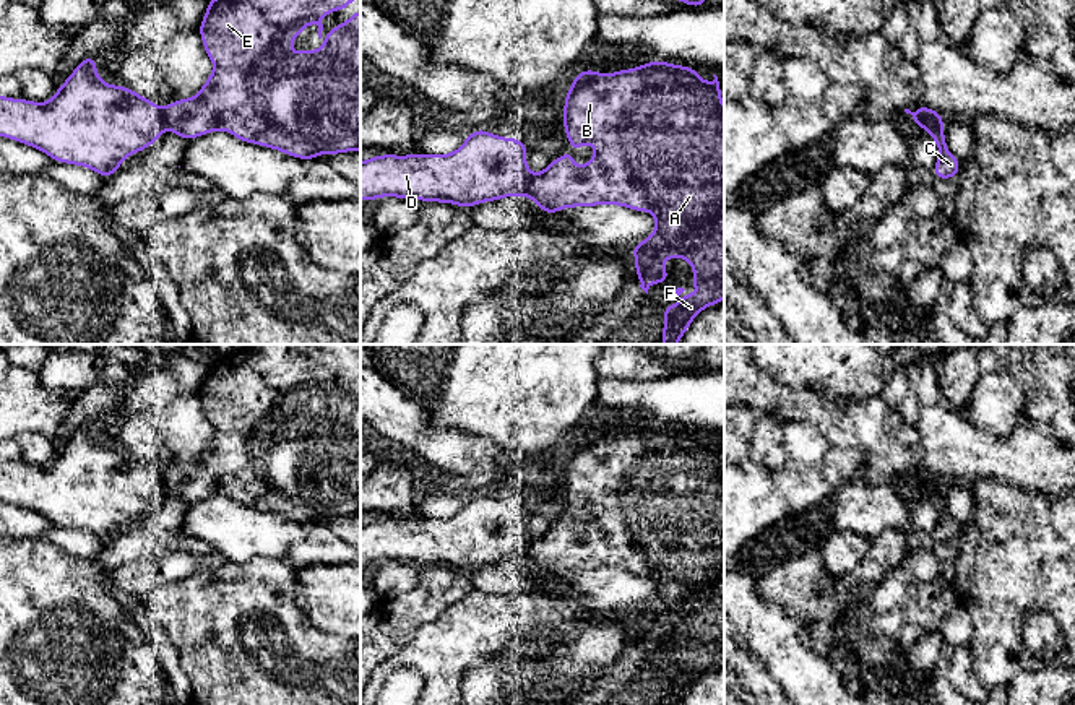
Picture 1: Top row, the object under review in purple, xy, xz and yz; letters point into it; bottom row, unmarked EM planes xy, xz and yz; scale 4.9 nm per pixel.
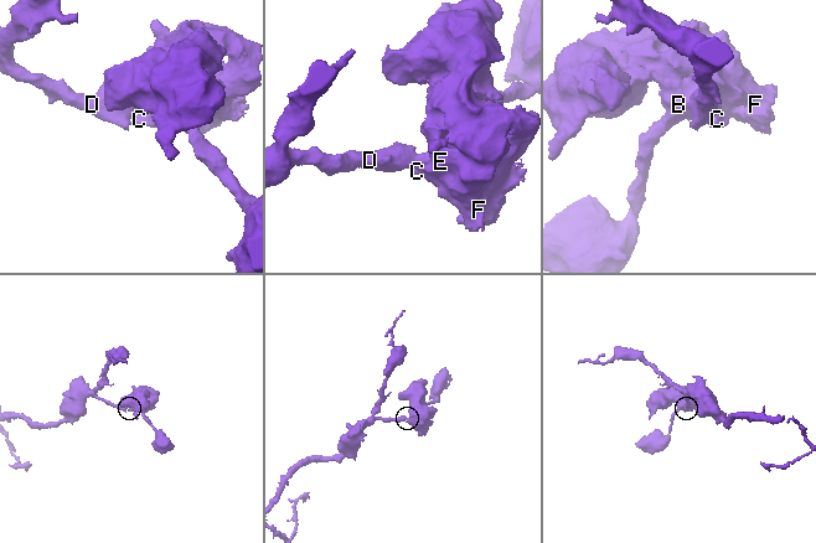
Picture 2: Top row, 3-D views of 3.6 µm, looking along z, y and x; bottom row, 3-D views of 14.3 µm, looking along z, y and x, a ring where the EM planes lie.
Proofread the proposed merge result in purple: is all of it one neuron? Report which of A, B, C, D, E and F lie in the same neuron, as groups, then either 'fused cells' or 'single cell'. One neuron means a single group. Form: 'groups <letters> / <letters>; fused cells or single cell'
groups A B C E F / D; fused cells

